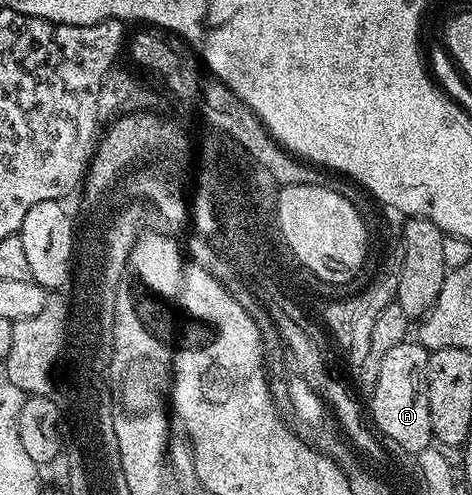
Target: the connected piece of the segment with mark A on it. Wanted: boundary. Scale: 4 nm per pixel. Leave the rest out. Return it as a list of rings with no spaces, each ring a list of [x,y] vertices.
[[[412,338],[393,346],[386,358],[382,358],[380,369],[374,377],[376,385],[372,388],[370,420],[375,431],[385,441],[393,440],[402,451],[412,454],[419,454],[434,444],[430,426],[430,398],[426,398],[428,353],[427,348]]]

